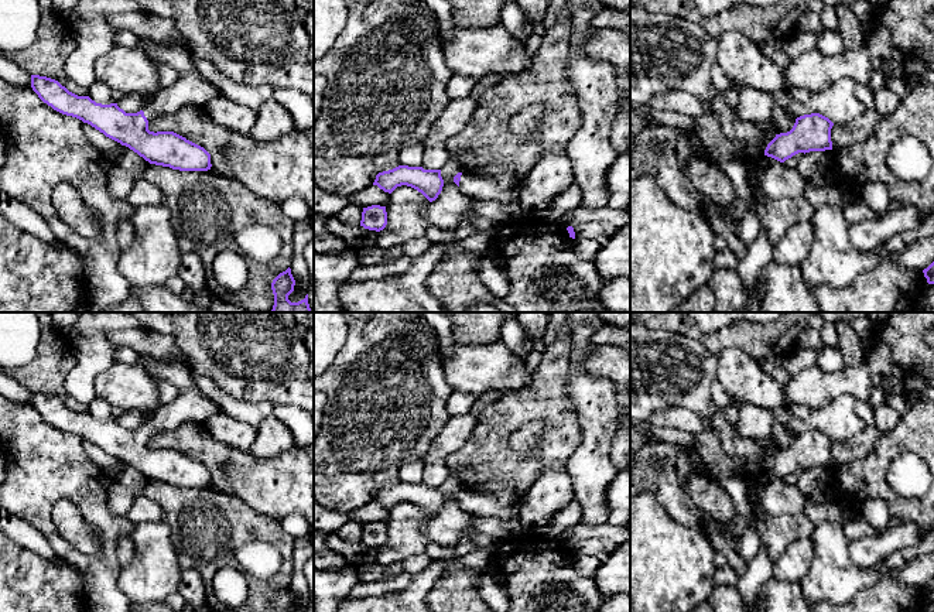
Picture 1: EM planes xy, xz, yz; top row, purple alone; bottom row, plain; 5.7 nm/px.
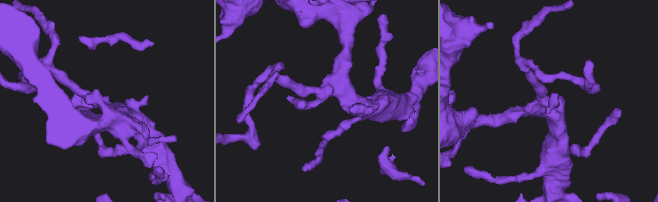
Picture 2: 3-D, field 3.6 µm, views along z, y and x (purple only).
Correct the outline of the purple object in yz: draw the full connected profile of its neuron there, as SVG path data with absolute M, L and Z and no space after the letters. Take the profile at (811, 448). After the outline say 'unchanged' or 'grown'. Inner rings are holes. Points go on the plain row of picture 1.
M820 430L800 432L790 448L776 451L764 472L784 479L798 469L832 466L832 442L834 440Z | unchanged

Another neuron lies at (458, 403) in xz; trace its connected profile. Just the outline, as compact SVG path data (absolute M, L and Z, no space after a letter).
M454 390L447 401L447 408L451 417L458 414L466 414L469 413L473 403L475 399L471 394L463 393L461 390Z

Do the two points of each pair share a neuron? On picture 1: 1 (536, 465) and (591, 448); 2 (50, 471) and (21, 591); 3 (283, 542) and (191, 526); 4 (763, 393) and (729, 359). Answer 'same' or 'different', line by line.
1: different
2: different
3: same
4: same

